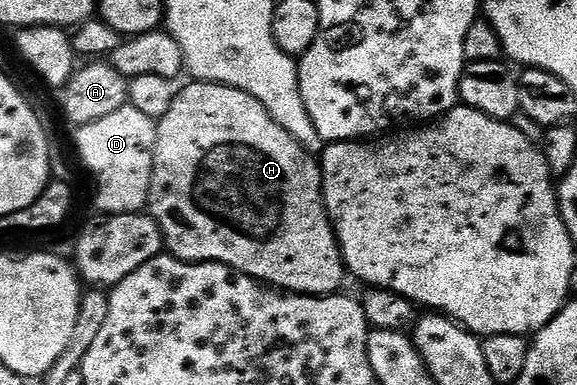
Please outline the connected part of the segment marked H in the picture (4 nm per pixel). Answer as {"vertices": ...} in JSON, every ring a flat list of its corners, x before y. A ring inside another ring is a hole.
{"vertices":[[189,81,185,90,181,89,176,95,174,104,170,104,170,112,156,122,156,147,154,148,154,168,150,180,147,213,160,225,164,234,164,245,171,257,179,258,181,262,221,262,230,269,245,274,248,278,255,278,261,284,272,288,279,288,284,292,302,294,305,296,323,296,335,294,346,279,344,259,340,257,340,243,336,241,336,232,332,225,328,210,324,207,324,176,320,172,320,163,311,152,286,128,282,128,246,92,233,86,223,86,217,82]]}

